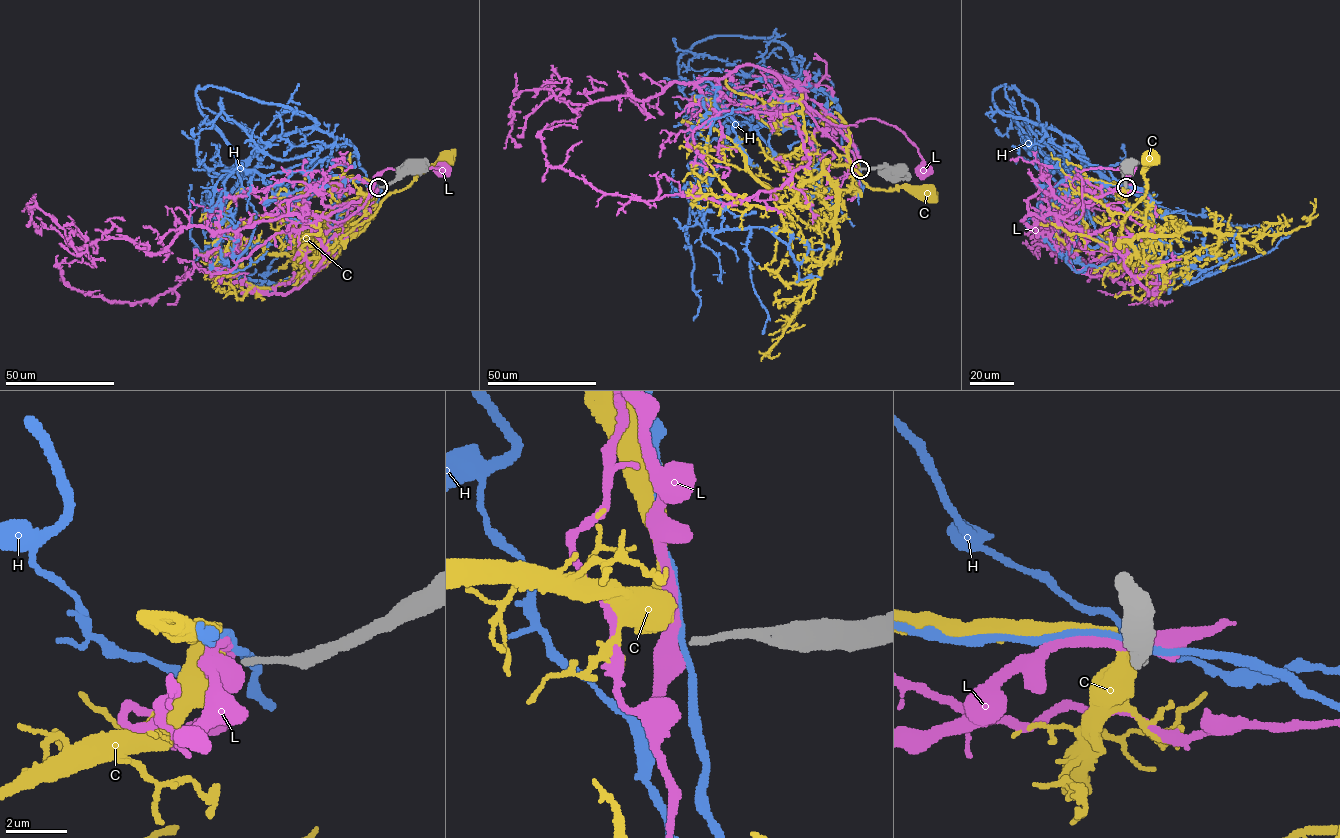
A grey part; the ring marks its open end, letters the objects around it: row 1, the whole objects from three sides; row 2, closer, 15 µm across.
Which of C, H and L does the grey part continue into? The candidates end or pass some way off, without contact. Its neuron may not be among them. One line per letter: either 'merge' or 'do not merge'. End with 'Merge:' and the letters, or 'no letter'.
C: do not merge
H: do not merge
L: do not merge
Merge: no letter

